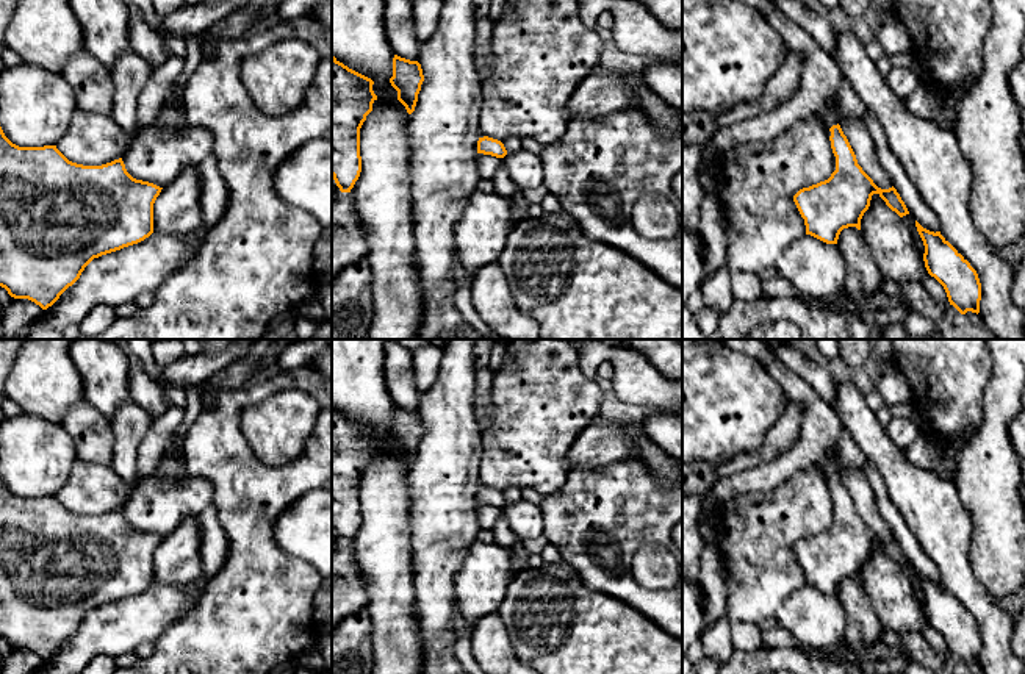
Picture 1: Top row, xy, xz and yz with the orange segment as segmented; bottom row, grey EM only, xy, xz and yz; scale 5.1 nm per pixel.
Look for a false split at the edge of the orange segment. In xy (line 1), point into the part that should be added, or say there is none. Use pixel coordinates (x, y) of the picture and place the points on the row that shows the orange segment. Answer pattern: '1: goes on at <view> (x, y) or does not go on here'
1: does not go on here

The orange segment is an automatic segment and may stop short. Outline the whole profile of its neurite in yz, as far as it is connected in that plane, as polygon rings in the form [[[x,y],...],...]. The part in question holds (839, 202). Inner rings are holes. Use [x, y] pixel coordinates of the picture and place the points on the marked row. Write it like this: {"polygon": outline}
{"polygon": [[[828,103],[826,128],[834,153],[834,172],[825,181],[800,189],[793,202],[804,219],[806,235],[826,244],[837,244],[843,228],[861,230],[861,219],[870,206],[873,194],[900,217],[909,214],[897,189],[878,188],[858,164],[856,155],[839,125],[839,111]]]}

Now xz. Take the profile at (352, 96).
{"polygon": [[[332,56],[332,177],[341,192],[351,192],[361,172],[360,128],[377,95],[374,81]]]}

